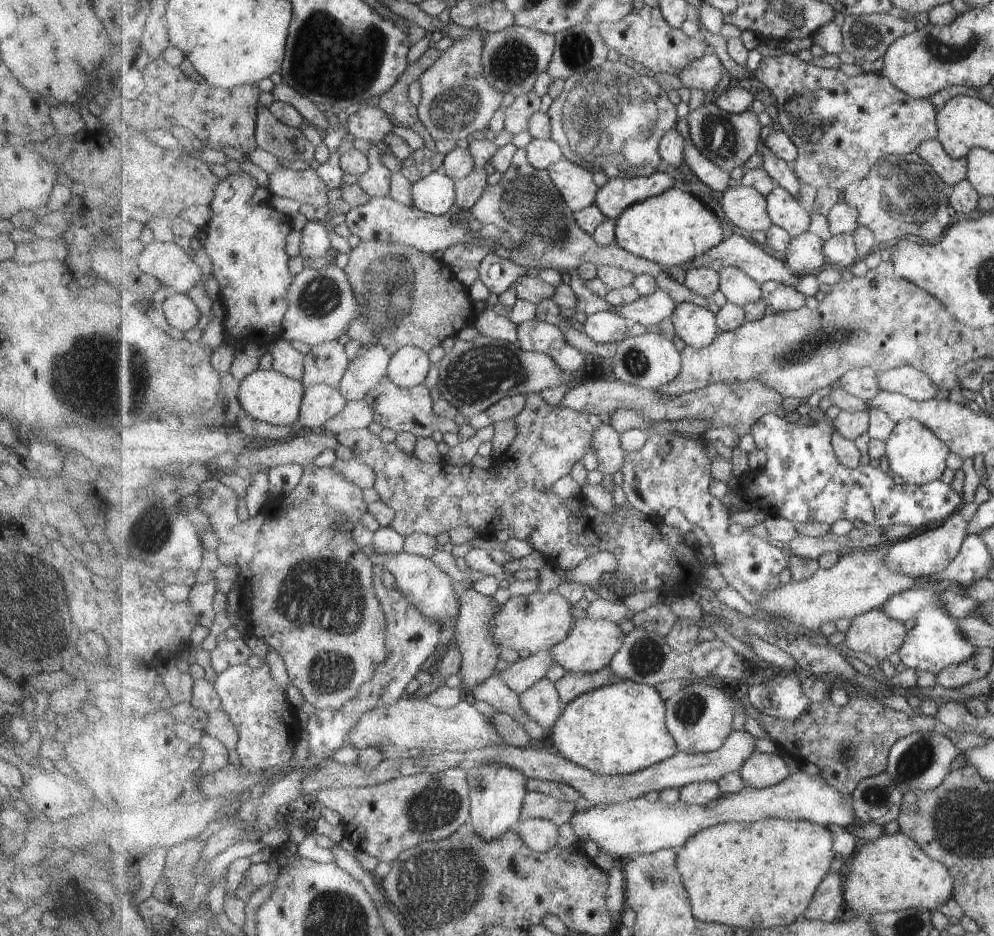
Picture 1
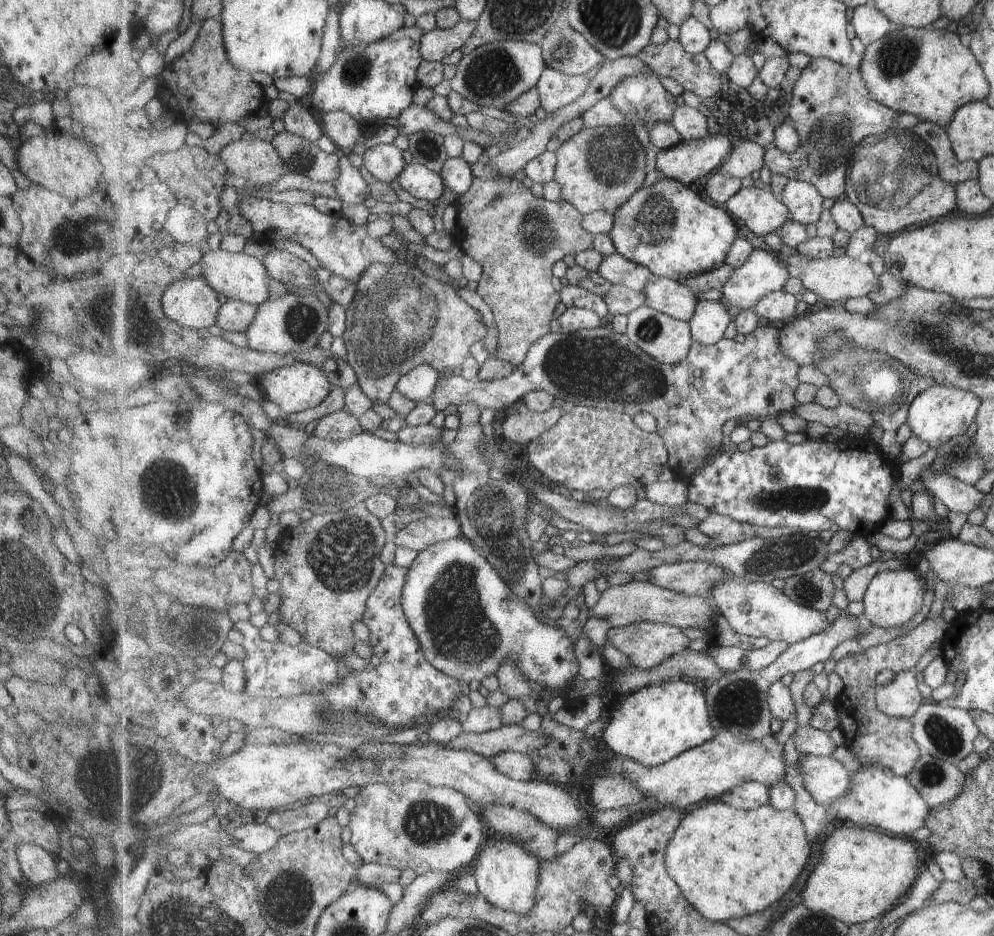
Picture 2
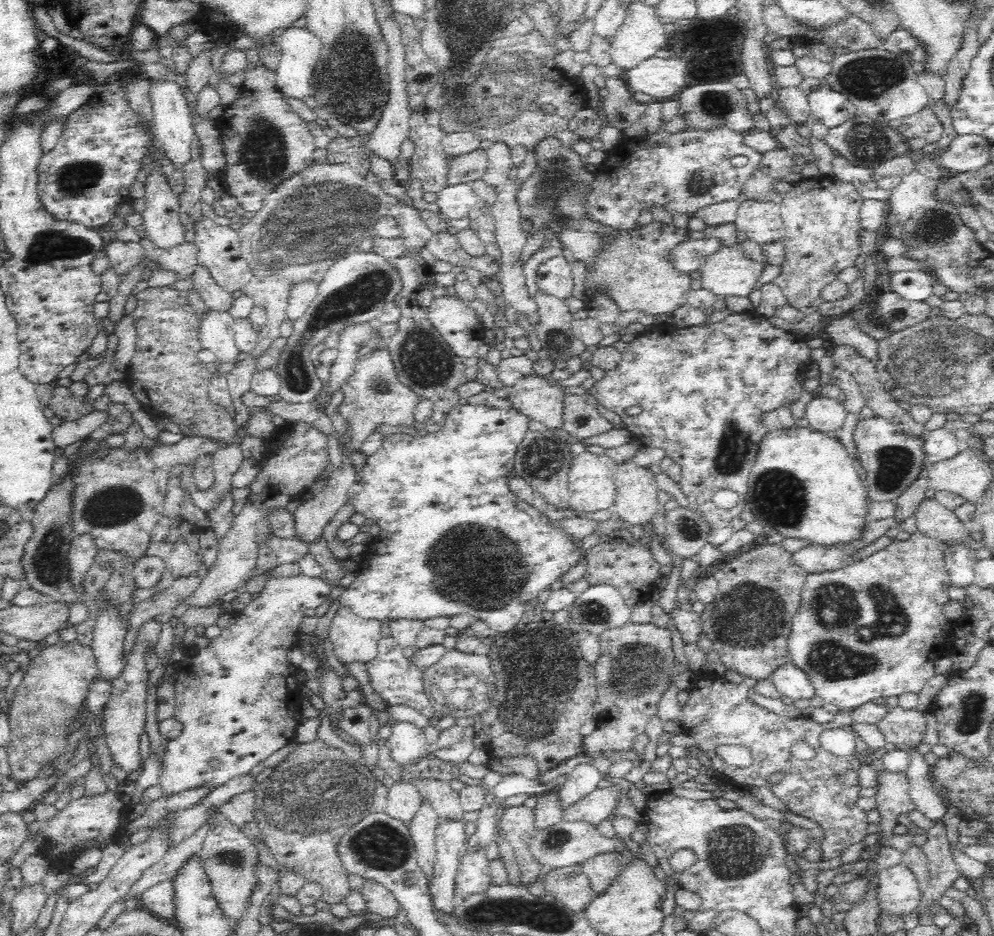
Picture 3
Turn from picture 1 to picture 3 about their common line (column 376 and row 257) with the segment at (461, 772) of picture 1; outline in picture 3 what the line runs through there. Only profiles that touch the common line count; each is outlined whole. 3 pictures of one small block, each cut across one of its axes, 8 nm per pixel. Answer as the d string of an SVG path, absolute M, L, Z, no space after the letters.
M823 175L801 179L781 195L786 256L781 273L771 283L782 289L788 305L807 315L816 312L822 304L821 290L826 284L836 279L842 270L853 266L857 259L863 198L853 184Z

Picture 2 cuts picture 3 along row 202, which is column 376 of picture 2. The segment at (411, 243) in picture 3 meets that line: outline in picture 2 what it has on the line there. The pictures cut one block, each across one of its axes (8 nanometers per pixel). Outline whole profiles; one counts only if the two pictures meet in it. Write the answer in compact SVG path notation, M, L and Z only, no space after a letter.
M402 261L377 263L363 274L357 284L357 294L349 306L346 330L341 337L348 349L347 358L358 375L358 384L375 405L385 405L394 388L398 387L399 380L417 366L429 364L437 371L457 371L456 367L471 356L474 343L487 332L487 324L484 325L481 314L461 300L454 286L427 276L419 266Z

